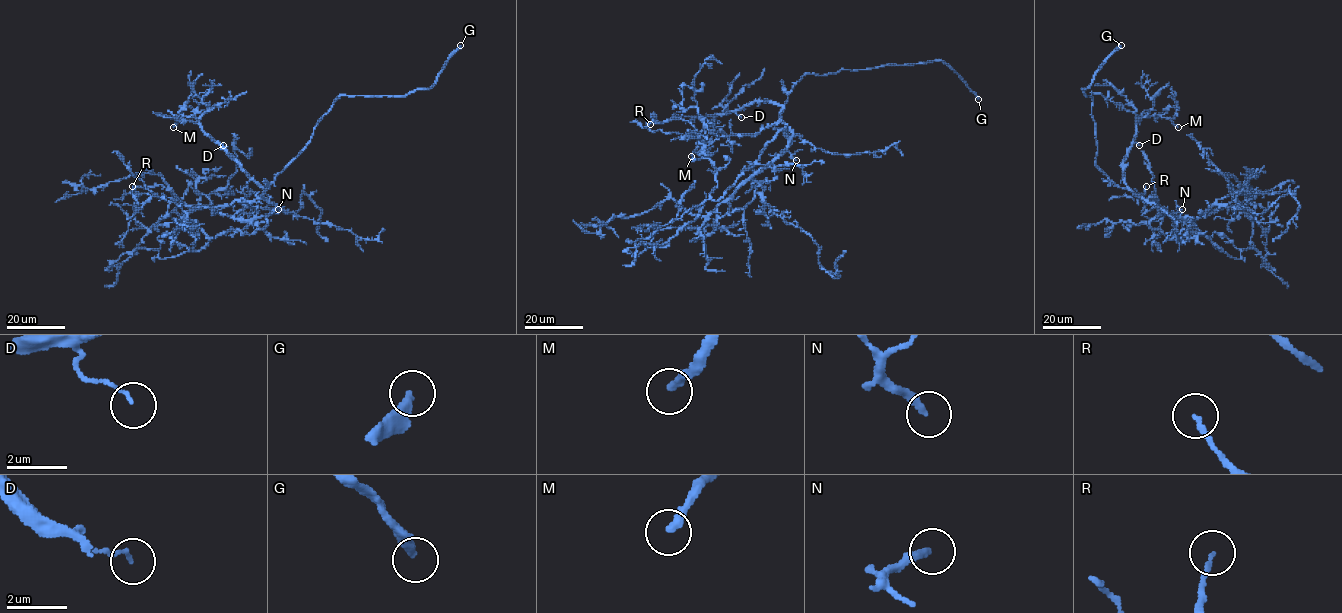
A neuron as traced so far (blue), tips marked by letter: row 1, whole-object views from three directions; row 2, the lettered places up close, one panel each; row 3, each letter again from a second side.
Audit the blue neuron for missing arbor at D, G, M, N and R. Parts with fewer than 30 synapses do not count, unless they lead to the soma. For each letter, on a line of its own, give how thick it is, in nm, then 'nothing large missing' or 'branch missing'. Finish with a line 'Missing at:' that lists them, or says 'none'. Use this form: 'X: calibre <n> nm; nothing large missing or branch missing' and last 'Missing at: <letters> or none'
D: calibre 100 nm; nothing large missing
G: calibre 320 nm; branch missing
M: calibre 280 nm; branch missing
N: calibre 260 nm; nothing large missing
R: calibre 150 nm; nothing large missing
Missing at: G, M

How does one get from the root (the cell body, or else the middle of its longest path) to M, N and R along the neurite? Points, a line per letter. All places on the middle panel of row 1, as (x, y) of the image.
M: (788, 125), (781, 117), (781, 106), (767, 101), (748, 103), (716, 114), (702, 132), (691, 156)
N: (788, 125), (793, 136), (787, 151), (796, 160)
R: (788, 125), (776, 122), (754, 133), (719, 136), (700, 144), (687, 121), (676, 118), (650, 124)

